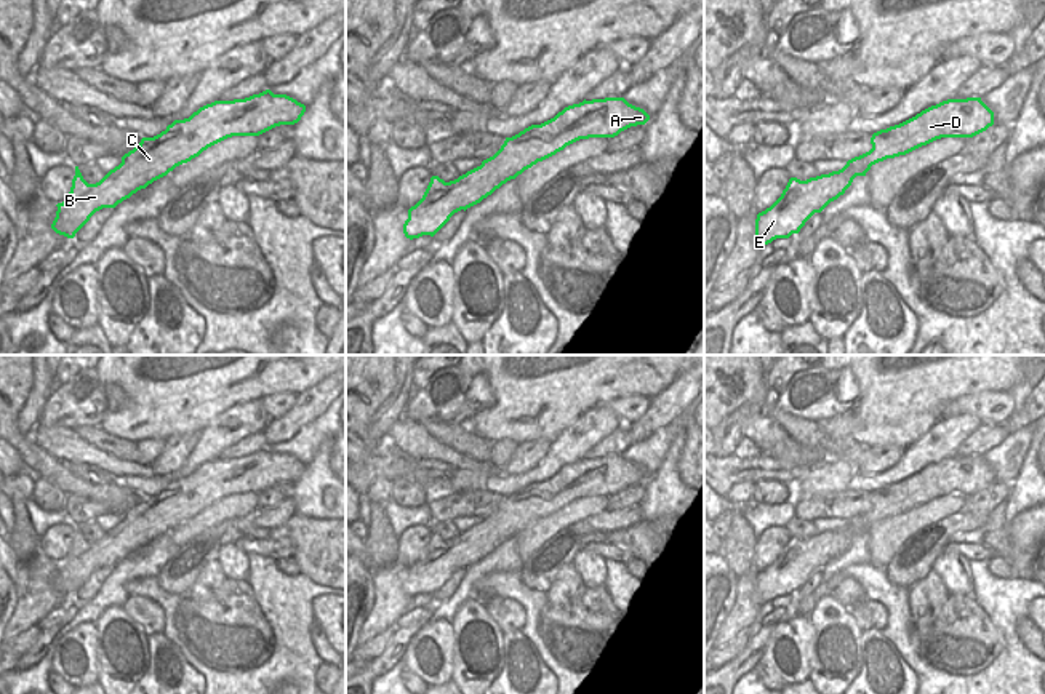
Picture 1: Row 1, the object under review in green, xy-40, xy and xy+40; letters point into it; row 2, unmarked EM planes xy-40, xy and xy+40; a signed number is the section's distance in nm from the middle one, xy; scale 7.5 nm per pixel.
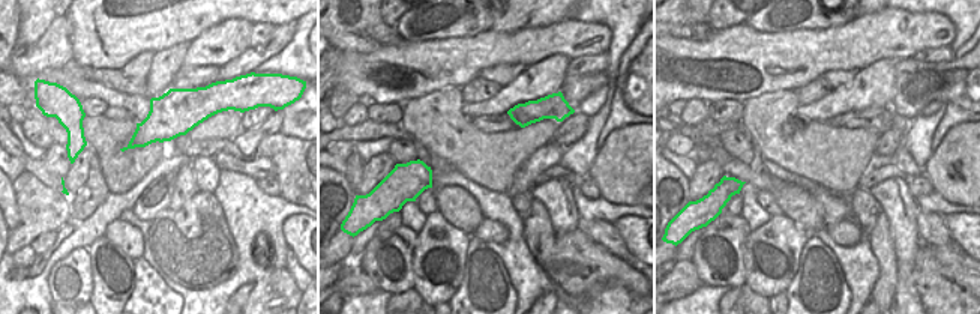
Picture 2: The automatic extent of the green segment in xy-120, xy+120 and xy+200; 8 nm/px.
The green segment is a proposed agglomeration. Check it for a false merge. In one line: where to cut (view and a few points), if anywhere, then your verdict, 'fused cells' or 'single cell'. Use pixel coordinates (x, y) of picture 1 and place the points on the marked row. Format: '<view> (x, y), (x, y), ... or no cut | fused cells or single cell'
no cut | single cell

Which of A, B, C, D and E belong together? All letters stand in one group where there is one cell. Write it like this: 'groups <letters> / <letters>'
groups A B C D E

